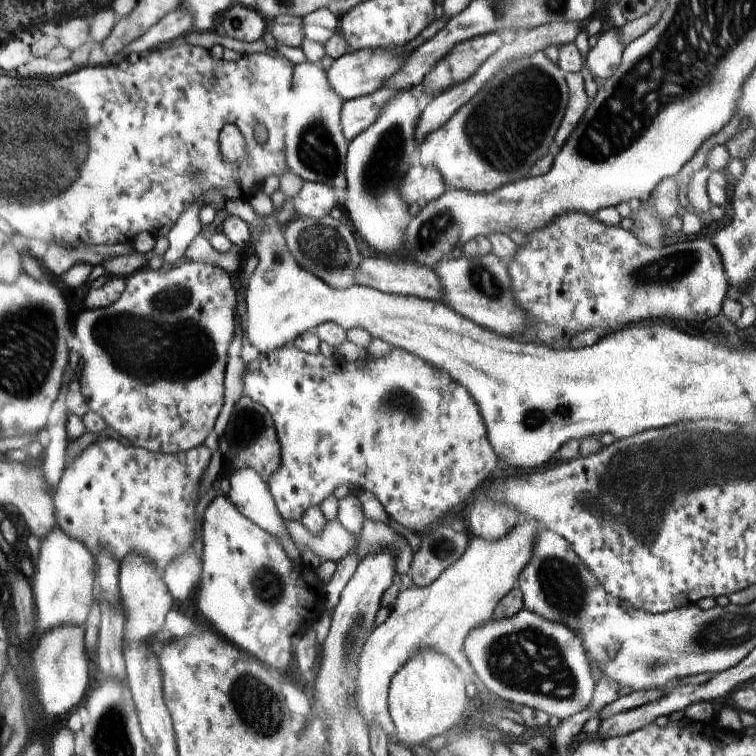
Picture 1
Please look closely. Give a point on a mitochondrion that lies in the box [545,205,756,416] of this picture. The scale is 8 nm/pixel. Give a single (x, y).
(669, 266)

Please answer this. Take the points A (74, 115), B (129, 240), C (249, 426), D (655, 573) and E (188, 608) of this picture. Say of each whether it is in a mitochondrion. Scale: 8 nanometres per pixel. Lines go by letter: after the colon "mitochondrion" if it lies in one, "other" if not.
A: mitochondrion
B: other
C: mitochondrion
D: other
E: other

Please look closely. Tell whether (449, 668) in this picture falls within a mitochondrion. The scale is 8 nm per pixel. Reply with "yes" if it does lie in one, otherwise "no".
no

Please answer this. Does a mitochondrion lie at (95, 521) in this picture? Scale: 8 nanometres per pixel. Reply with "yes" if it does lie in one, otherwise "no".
yes

